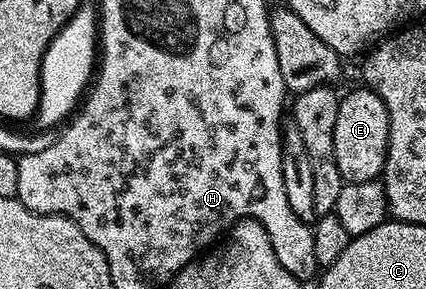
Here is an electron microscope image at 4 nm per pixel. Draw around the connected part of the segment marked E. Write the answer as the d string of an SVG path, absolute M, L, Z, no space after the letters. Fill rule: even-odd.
M358 86L350 96L341 96L339 118L335 118L335 158L339 174L347 182L378 179L385 171L385 150L389 147L389 115L383 98Z

